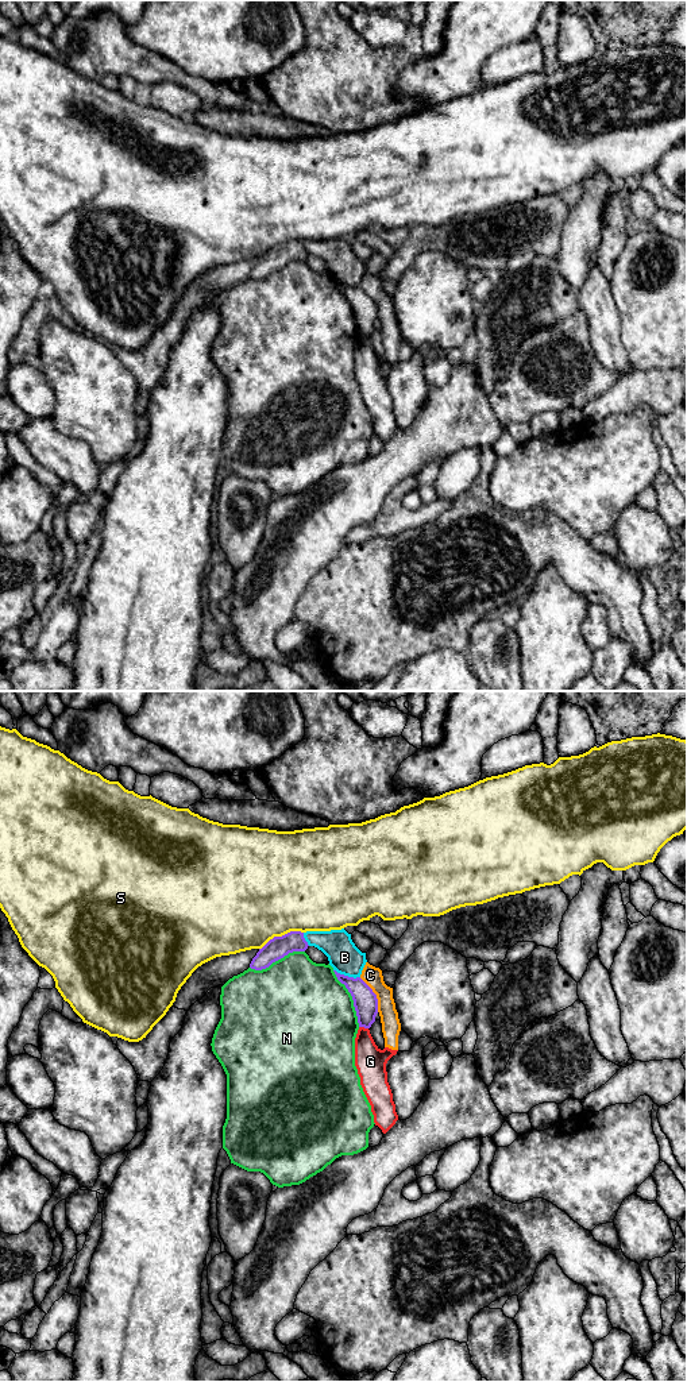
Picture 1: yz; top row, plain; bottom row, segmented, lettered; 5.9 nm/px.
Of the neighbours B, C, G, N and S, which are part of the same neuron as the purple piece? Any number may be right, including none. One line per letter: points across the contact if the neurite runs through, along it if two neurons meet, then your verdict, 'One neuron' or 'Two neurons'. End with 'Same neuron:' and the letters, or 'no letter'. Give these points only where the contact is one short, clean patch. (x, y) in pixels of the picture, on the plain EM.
B: Two neurons
C: Boundary: yz (359, 286), (375, 304), (378, 320). Two neurons
G: Boundary: yz (359, 335), (367, 338). Two neurons
N: Two neurons
S: Two neurons
Same neuron: no letter

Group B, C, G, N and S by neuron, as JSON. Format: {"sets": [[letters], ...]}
{"sets": [["B"], ["C", "G"], ["N"], ["S"]]}

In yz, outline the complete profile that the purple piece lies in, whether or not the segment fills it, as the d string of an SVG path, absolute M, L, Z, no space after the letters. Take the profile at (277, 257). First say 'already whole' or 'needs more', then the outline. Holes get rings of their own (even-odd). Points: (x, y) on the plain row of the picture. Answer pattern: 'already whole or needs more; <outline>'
already whole; M290 240L282 246L270 248L252 267L250 277L262 279L269 277L273 271L283 267L293 260L305 260L308 251L301 240Z

